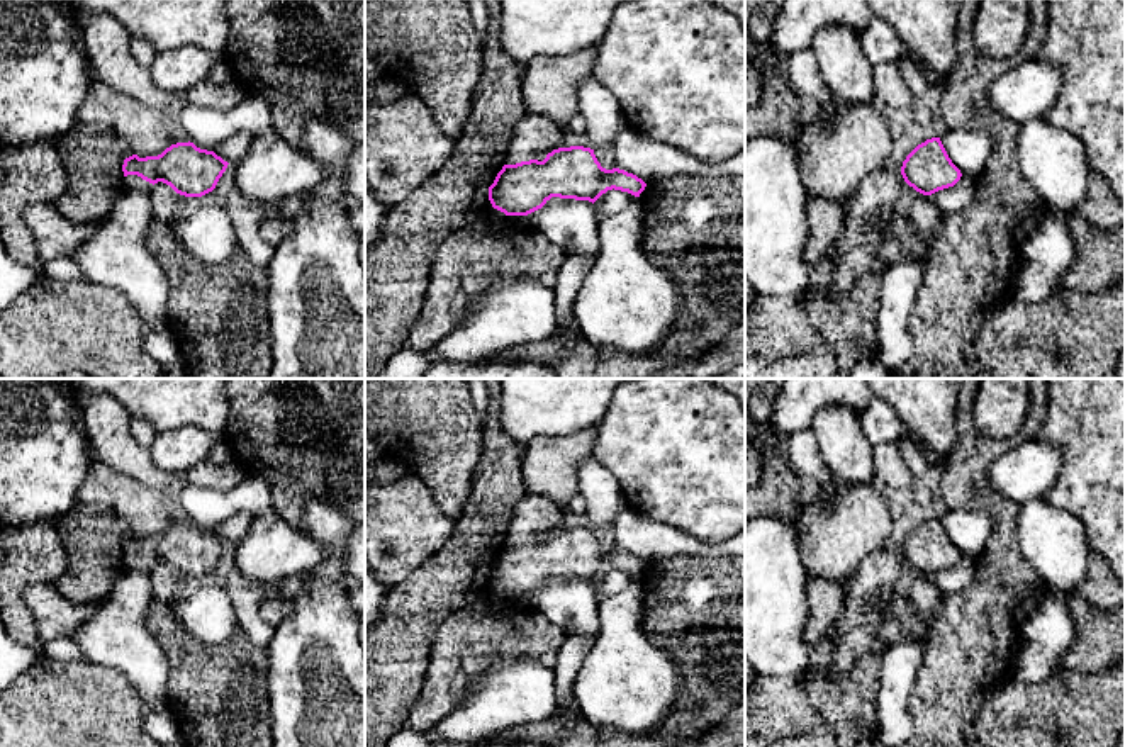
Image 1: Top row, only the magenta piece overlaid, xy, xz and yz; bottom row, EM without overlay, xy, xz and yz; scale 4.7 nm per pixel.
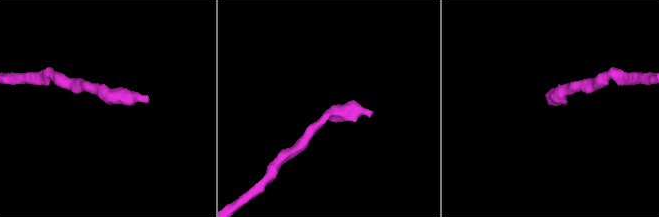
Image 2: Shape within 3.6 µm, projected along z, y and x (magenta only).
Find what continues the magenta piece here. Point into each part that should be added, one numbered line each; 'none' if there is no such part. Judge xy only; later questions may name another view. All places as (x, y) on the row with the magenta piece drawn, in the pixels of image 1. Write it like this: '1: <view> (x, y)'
1: xy (134, 182)

